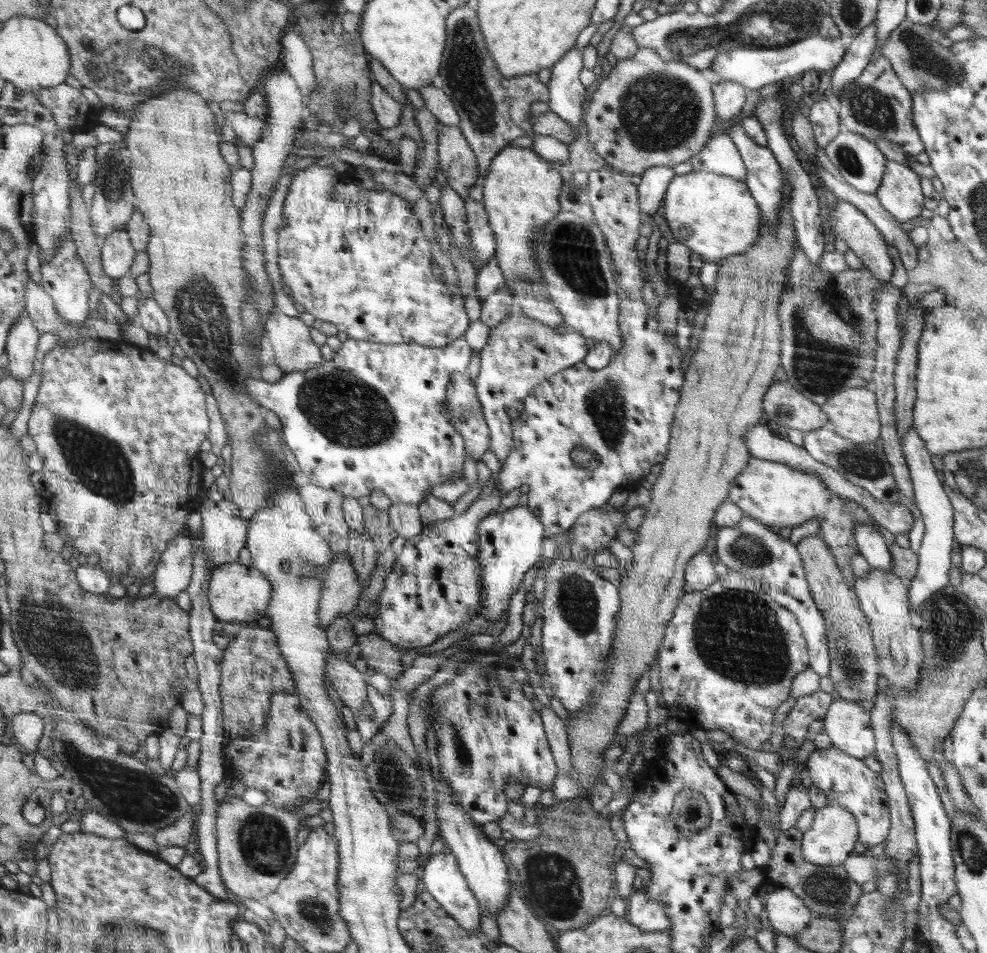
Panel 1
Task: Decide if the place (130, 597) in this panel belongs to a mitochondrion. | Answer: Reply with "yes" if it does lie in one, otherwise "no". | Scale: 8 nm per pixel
no

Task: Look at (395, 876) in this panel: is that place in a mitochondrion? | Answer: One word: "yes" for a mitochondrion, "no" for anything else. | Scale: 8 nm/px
no

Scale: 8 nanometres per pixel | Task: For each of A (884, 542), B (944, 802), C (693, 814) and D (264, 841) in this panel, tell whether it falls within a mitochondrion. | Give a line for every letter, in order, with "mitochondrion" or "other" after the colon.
A: other
B: other
C: other
D: mitochondrion

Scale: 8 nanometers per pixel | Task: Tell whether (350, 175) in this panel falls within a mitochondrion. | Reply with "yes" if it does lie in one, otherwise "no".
no

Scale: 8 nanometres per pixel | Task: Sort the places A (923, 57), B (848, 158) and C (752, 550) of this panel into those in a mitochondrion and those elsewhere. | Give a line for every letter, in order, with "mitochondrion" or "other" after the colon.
A: mitochondrion
B: mitochondrion
C: mitochondrion

